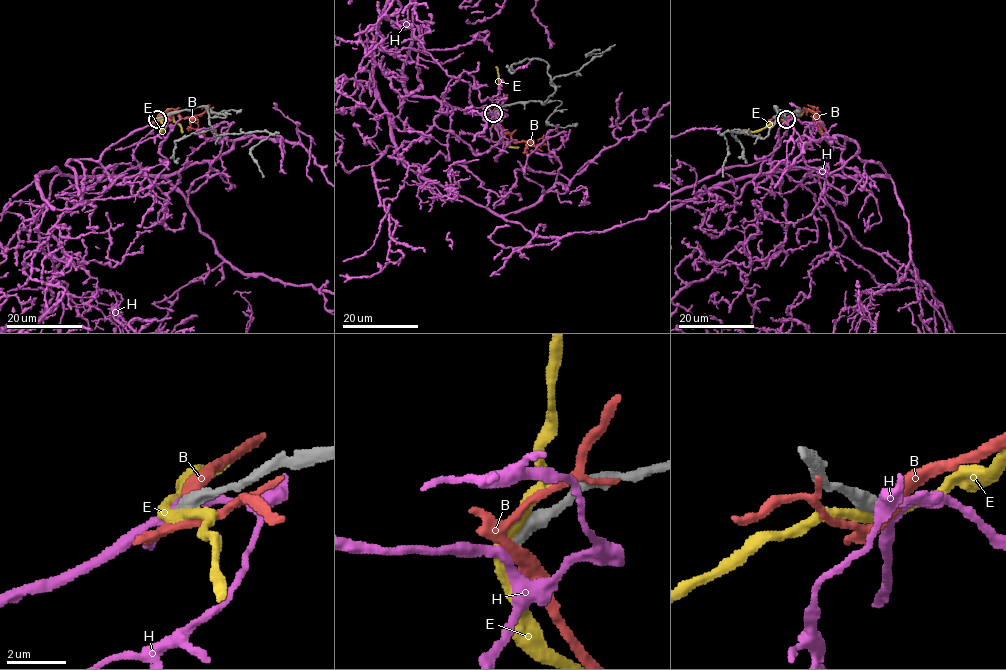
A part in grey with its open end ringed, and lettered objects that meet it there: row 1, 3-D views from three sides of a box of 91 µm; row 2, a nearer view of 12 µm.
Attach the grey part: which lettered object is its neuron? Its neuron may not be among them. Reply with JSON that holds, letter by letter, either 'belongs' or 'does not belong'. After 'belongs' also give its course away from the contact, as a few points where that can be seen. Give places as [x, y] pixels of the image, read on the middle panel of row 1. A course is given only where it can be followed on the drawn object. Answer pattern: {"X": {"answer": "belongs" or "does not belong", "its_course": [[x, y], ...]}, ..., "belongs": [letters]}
{"B": {"answer": "does not belong"}, "E": {"answer": "does not belong"}, "H": {"answer": "belongs"}, "belongs": ["H"]}

